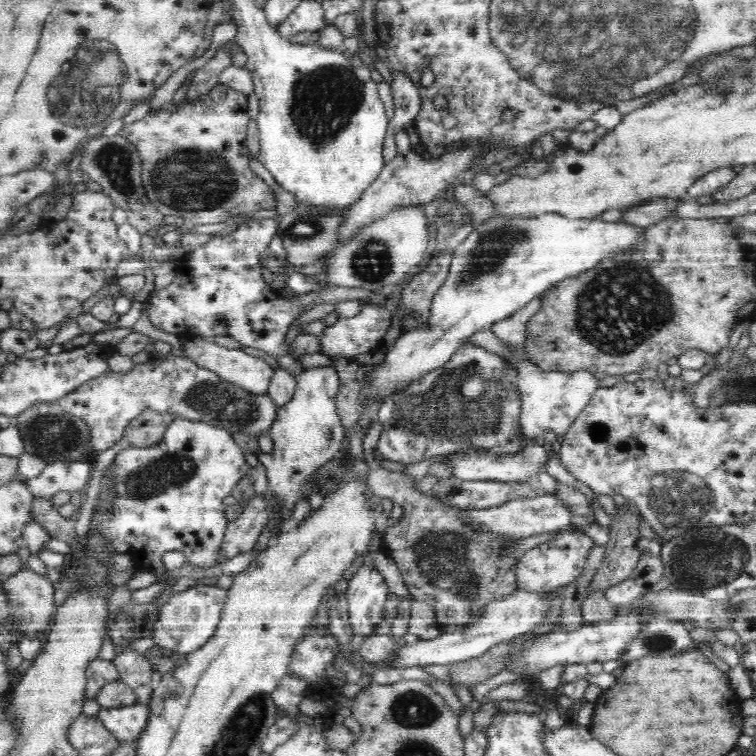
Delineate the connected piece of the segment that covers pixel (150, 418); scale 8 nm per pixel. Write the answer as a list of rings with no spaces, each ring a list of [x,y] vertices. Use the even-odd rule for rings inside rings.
[[[150,408],[141,411],[132,419],[123,432],[123,438],[130,445],[149,447],[159,443],[174,415],[170,412],[158,412]]]

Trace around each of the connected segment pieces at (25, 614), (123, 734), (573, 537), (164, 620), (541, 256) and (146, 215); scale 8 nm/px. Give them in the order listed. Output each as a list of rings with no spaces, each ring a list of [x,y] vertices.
[[[22,568],[6,580],[14,609],[23,618],[27,636],[48,634],[53,626],[53,614],[58,610],[54,598],[54,583],[40,572]]]
[[[140,702],[118,709],[102,708],[98,718],[121,744],[128,745],[137,743],[142,732],[146,730],[150,708]]]
[[[568,526],[556,531],[556,534],[542,542],[540,546],[526,551],[514,566],[513,576],[516,588],[536,592],[548,592],[554,589],[562,589],[578,576],[582,576],[584,568],[590,560],[589,552],[596,548],[594,538],[588,536],[583,529]]]
[[[196,585],[176,595],[167,595],[160,604],[159,618],[155,622],[155,638],[152,639],[158,646],[178,654],[188,655],[200,650],[204,644],[210,642],[220,626],[228,594],[230,594],[228,588]]]
[[[548,214],[538,220],[500,220],[490,221],[479,229],[466,232],[465,238],[458,245],[452,256],[451,267],[447,282],[435,297],[430,322],[430,328],[420,328],[410,335],[398,338],[396,343],[387,349],[383,349],[384,358],[380,364],[369,368],[367,377],[361,382],[358,392],[358,404],[364,412],[368,408],[374,408],[374,404],[384,405],[389,399],[399,396],[412,389],[412,386],[432,374],[438,368],[442,368],[454,354],[454,348],[460,346],[460,340],[476,330],[480,330],[484,324],[502,320],[510,314],[514,314],[518,308],[522,309],[534,296],[538,296],[542,290],[550,288],[552,284],[558,284],[570,276],[576,276],[580,272],[588,272],[596,268],[600,262],[614,260],[619,256],[630,254],[636,250],[636,246],[647,241],[648,228],[628,222],[607,221],[573,221],[566,220],[555,214]]]
[[[119,134],[112,137],[98,137],[87,141],[82,157],[80,172],[84,172],[92,182],[102,186],[103,193],[114,203],[115,208],[127,212],[127,222],[138,232],[148,234],[150,230],[163,230],[164,215],[148,198],[142,182],[142,157],[140,151],[131,142]]]

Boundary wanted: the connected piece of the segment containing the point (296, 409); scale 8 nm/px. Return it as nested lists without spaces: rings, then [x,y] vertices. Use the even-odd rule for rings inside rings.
[[[334,365],[306,367],[294,378],[295,389],[292,399],[276,409],[269,433],[274,441],[274,454],[266,456],[255,453],[258,462],[266,467],[269,493],[282,500],[284,520],[292,516],[292,507],[305,496],[300,484],[329,460],[337,459],[341,443],[346,438],[337,410],[340,390],[340,373]]]

